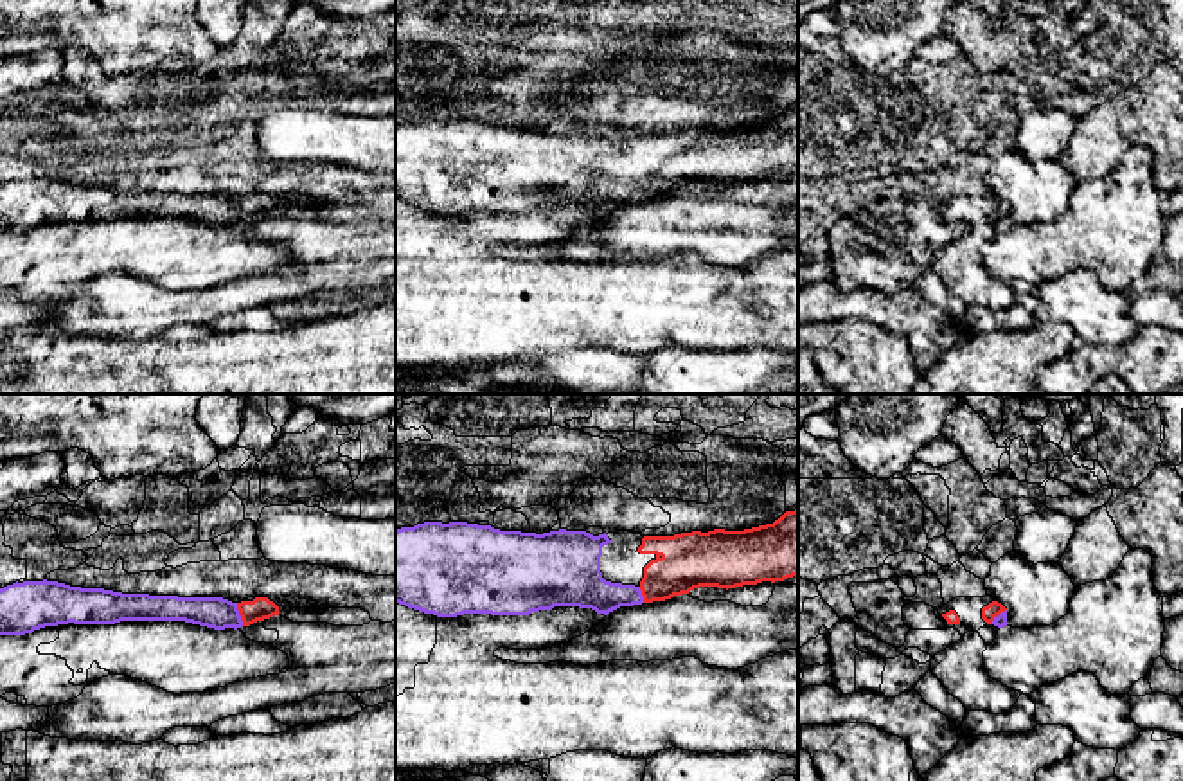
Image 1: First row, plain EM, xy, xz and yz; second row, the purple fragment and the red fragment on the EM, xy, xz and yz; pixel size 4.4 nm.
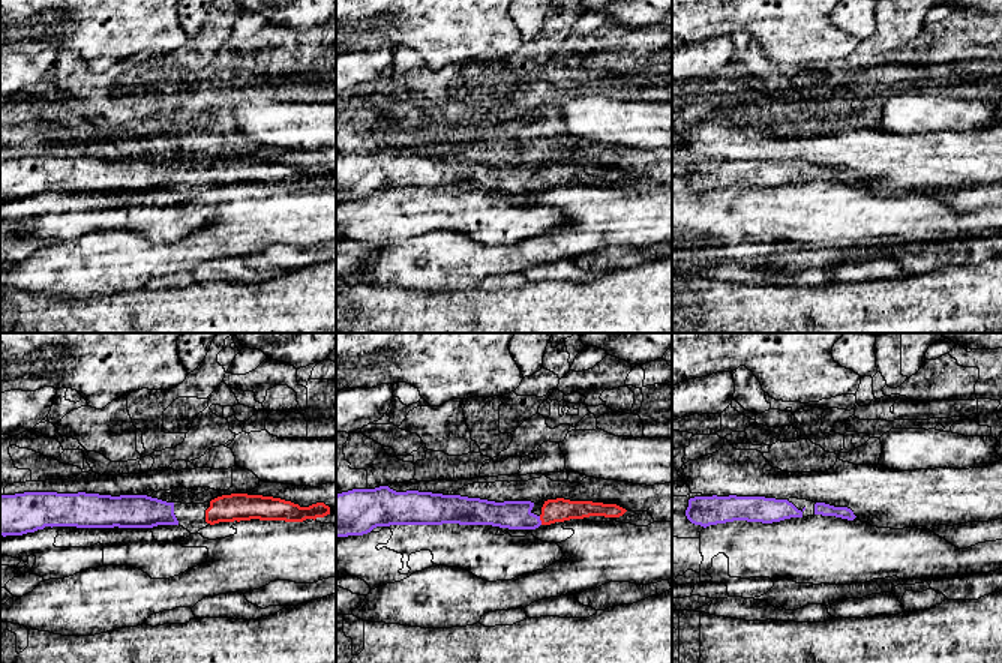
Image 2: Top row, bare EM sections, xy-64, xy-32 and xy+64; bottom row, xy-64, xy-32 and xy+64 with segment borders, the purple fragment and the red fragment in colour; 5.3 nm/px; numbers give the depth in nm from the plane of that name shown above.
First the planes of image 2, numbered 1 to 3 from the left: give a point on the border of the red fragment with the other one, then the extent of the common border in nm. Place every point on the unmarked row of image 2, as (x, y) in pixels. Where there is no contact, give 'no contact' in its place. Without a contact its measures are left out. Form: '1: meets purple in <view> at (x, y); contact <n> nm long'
1: no contact
2: meets purple in xy-32 at (540, 185); contact 50 nm long
3: no contact

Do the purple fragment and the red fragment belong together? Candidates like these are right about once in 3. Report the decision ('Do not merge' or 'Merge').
Merge

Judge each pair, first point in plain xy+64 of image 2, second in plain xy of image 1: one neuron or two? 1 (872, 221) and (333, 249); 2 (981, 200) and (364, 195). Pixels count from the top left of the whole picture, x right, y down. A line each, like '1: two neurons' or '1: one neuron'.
1: two neurons
2: two neurons

